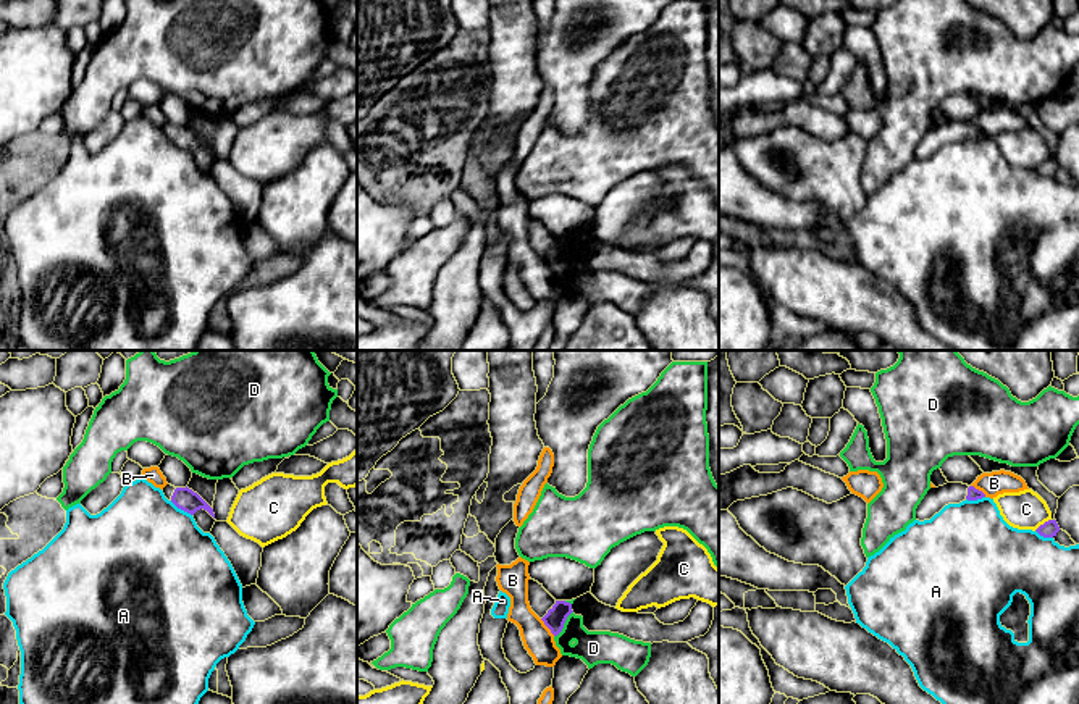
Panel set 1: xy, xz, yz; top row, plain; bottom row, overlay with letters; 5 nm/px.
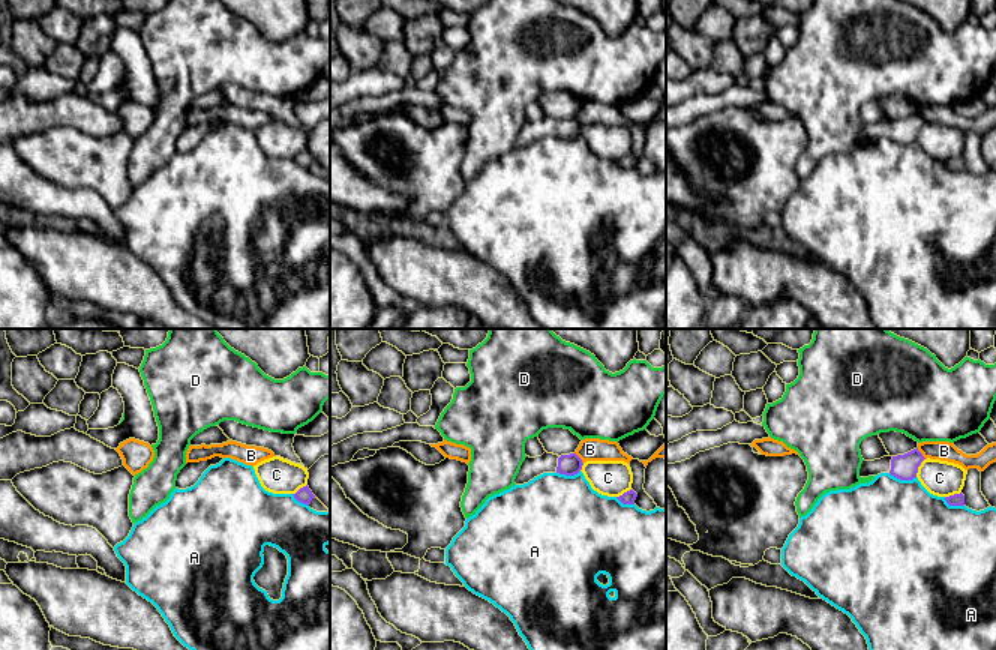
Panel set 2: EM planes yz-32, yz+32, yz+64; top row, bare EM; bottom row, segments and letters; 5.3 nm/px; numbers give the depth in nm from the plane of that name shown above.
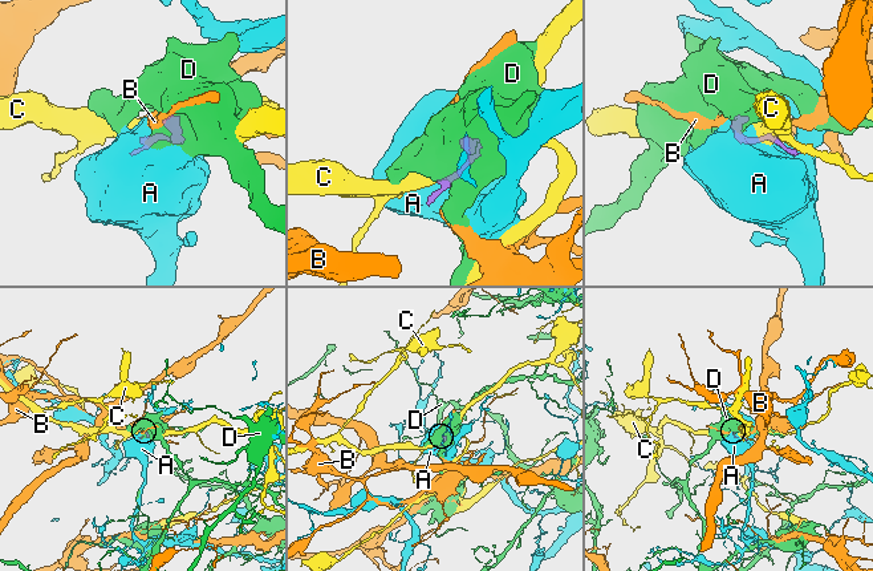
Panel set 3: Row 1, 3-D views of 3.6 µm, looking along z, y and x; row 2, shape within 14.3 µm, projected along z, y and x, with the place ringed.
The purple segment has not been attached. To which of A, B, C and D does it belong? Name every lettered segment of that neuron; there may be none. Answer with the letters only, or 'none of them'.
none of them

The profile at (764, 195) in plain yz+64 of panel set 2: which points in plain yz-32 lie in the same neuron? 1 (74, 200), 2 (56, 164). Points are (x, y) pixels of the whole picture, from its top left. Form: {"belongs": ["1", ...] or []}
{"belongs": ["2"]}

